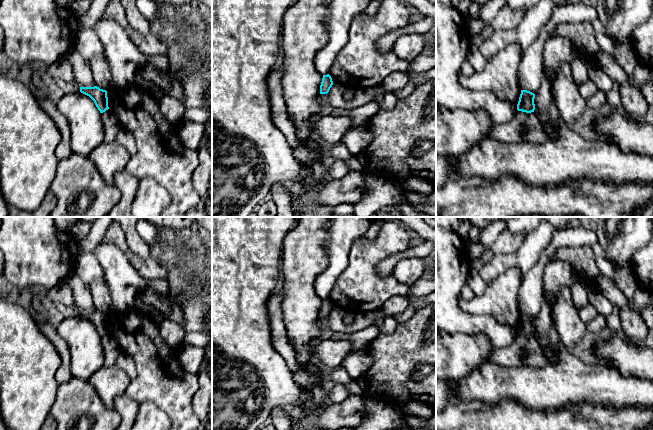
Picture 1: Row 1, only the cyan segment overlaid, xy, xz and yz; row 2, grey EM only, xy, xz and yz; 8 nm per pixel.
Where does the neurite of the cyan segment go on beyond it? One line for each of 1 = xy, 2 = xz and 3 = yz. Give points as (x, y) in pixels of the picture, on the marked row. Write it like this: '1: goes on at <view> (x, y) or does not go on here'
1: does not go on here
2: does not go on here
3: does not go on here

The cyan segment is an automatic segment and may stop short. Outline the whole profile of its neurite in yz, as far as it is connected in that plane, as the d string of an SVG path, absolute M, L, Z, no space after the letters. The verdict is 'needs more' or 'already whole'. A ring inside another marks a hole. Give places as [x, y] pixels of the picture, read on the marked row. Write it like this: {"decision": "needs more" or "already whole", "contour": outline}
{"decision": "already whole", "contour": "M521 90L521 94L517 104L517 110L526 113L534 112L535 110L534 98L535 98L534 93L527 90Z"}

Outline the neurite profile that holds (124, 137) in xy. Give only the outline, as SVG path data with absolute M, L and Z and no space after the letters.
M121 127L115 138L115 141L123 146L131 157L137 154L137 145L134 136L129 130Z

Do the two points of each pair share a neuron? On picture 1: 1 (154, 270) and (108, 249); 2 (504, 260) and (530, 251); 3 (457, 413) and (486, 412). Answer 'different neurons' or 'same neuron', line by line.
1: different neurons
2: same neuron
3: same neuron

